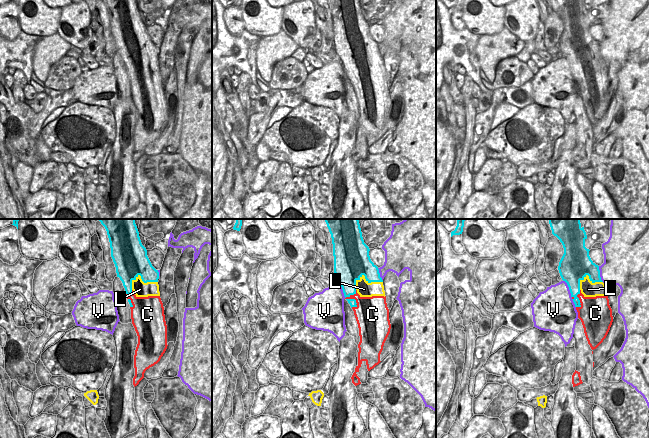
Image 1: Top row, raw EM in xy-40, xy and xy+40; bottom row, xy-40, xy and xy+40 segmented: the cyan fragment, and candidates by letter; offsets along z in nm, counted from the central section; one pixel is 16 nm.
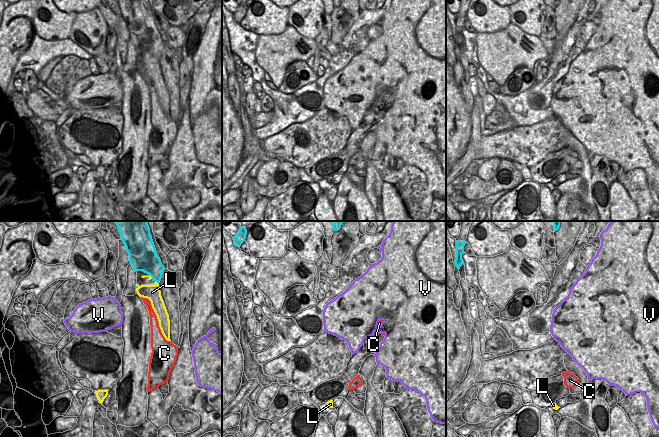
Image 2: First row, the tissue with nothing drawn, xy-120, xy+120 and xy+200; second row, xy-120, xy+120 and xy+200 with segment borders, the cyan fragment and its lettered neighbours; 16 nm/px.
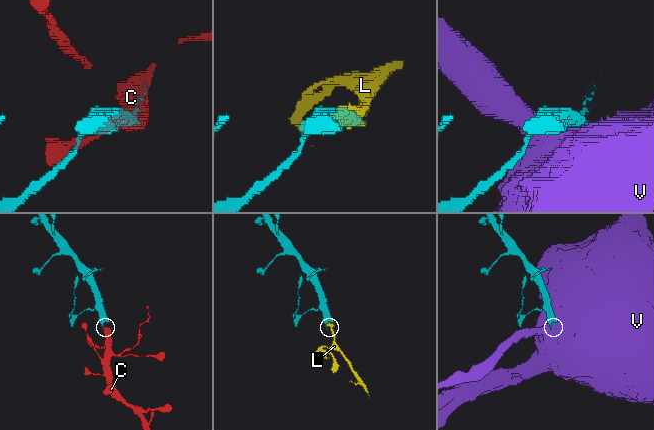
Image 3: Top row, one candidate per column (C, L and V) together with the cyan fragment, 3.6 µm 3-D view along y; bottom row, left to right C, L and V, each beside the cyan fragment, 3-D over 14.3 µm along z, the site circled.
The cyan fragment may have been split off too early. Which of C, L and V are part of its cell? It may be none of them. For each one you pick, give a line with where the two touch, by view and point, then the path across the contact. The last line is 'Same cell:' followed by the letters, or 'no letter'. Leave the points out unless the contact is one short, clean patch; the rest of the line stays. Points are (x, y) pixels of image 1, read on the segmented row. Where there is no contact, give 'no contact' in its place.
C: xy (353, 299)
Same cell: C

